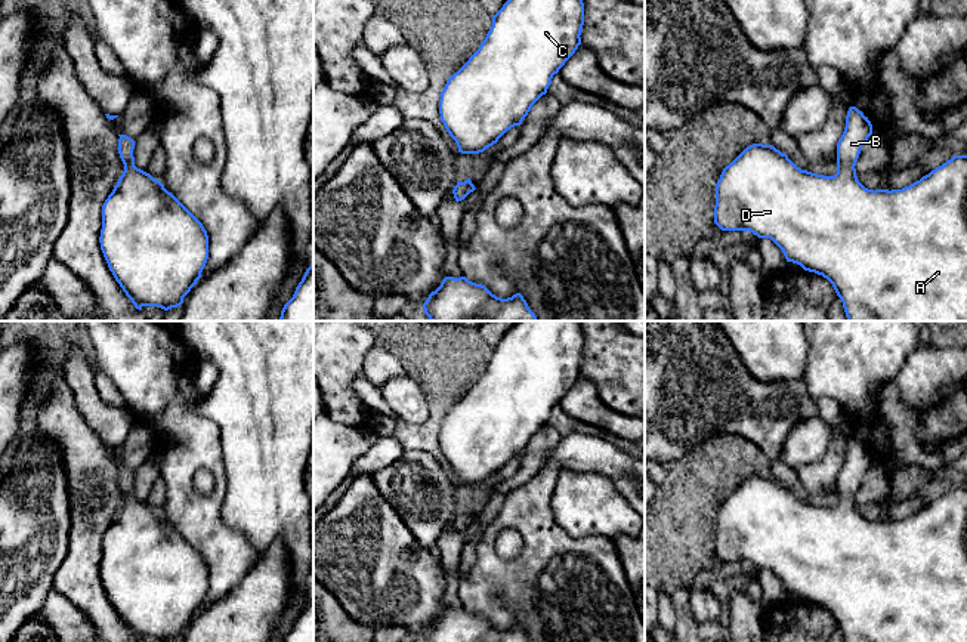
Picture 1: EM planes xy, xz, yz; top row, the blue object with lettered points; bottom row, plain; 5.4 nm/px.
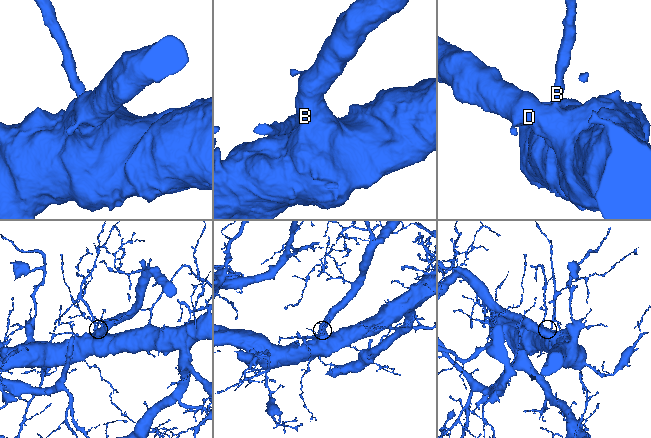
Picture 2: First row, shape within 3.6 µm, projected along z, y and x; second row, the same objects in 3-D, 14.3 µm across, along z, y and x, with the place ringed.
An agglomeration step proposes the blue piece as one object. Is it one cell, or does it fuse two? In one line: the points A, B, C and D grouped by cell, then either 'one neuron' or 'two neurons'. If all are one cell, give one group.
groups A B C D; one neuron

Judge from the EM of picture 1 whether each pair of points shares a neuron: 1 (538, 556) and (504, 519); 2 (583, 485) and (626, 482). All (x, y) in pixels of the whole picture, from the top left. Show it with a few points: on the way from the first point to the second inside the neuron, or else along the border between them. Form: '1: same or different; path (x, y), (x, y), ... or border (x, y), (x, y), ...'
1: same; path (538, 545), (516, 519)
2: different; border (581, 471), (604, 474), (629, 503)

